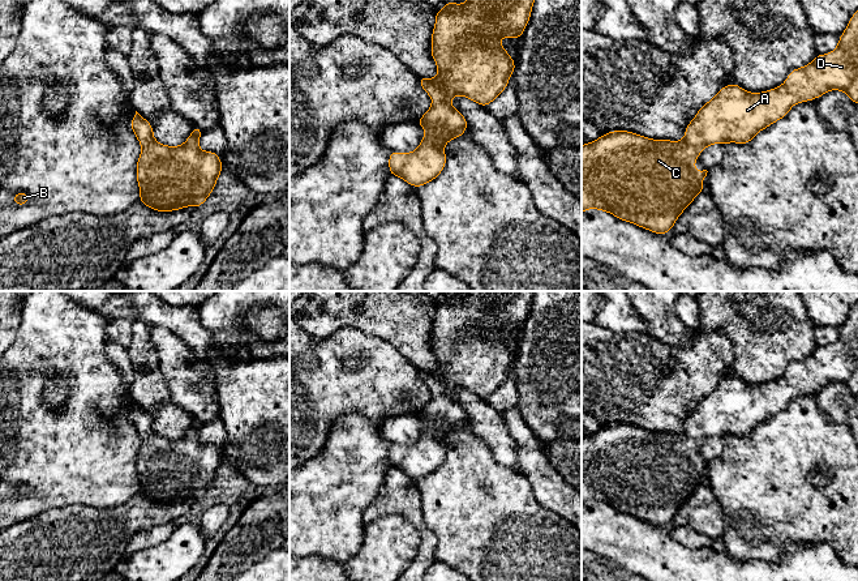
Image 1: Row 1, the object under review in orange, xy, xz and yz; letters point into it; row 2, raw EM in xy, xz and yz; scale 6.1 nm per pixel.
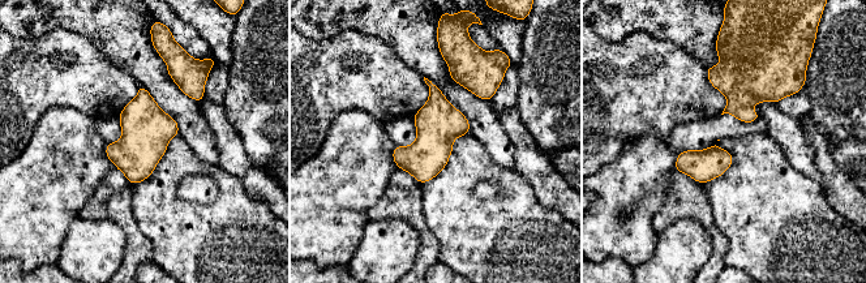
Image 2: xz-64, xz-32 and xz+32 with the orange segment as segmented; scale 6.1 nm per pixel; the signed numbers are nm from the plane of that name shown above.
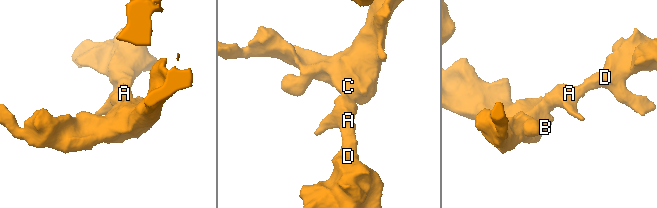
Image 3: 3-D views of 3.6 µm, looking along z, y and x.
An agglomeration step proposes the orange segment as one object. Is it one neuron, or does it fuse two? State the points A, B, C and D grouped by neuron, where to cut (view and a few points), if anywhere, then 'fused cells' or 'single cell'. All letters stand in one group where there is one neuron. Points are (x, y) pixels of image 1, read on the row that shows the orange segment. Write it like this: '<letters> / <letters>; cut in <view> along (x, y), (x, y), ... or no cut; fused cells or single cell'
A B C D; no cut; single cell

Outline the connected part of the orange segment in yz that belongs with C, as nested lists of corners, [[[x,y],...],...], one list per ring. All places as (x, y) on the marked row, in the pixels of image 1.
[[[858,10],[851,16],[849,25],[840,35],[835,51],[816,55],[810,64],[793,69],[781,86],[763,93],[748,93],[737,84],[721,87],[708,103],[699,108],[696,116],[686,127],[682,141],[652,140],[629,131],[613,131],[593,142],[583,144],[582,213],[595,208],[655,234],[664,235],[673,230],[677,218],[704,189],[702,179],[707,176],[708,171],[699,172],[691,165],[698,162],[698,155],[707,146],[728,142],[748,144],[756,133],[786,116],[795,103],[816,99],[829,90],[841,90],[854,104],[858,103]]]

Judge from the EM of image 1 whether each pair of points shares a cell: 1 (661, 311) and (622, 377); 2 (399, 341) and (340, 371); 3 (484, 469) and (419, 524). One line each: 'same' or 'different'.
1: different
2: different
3: different

